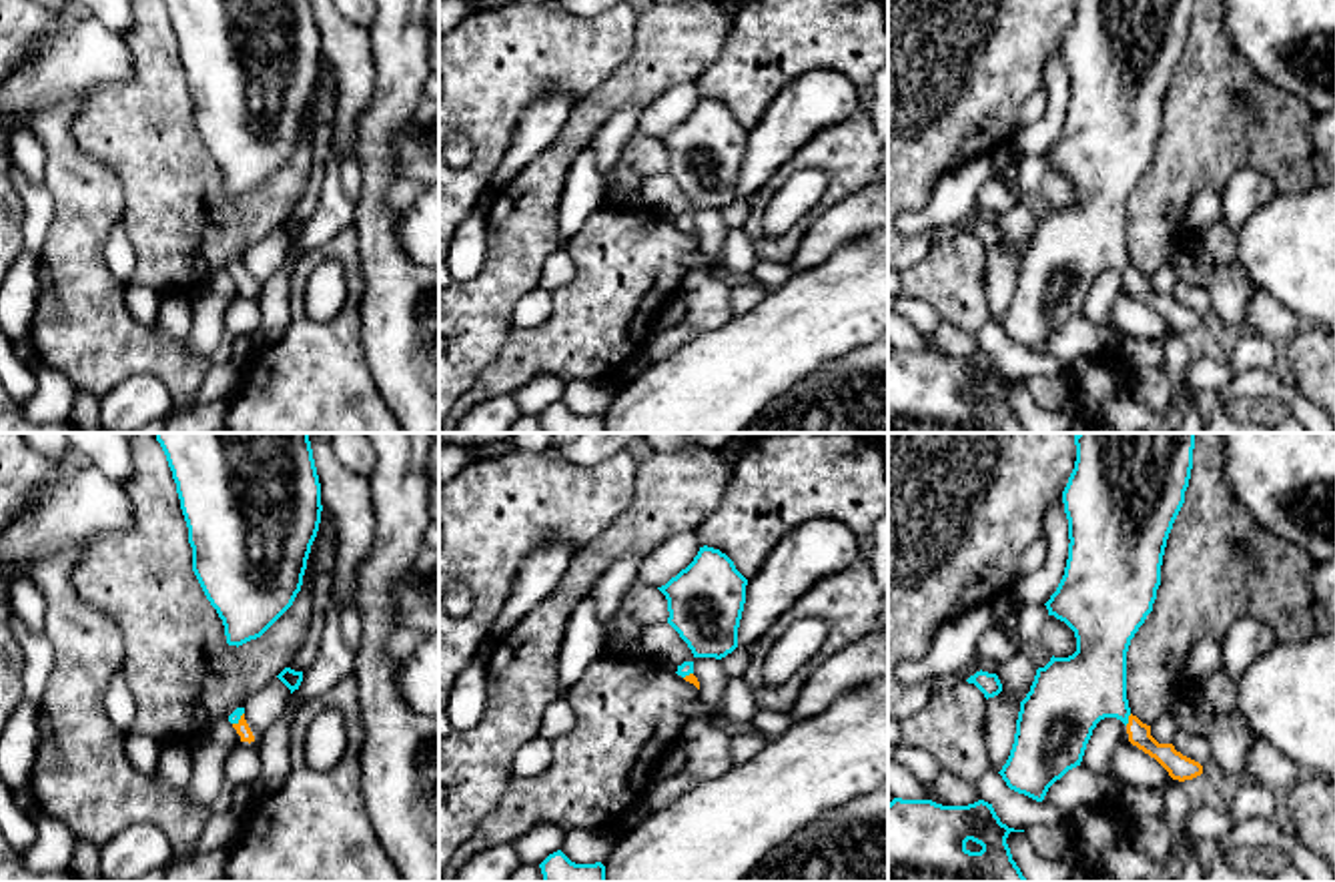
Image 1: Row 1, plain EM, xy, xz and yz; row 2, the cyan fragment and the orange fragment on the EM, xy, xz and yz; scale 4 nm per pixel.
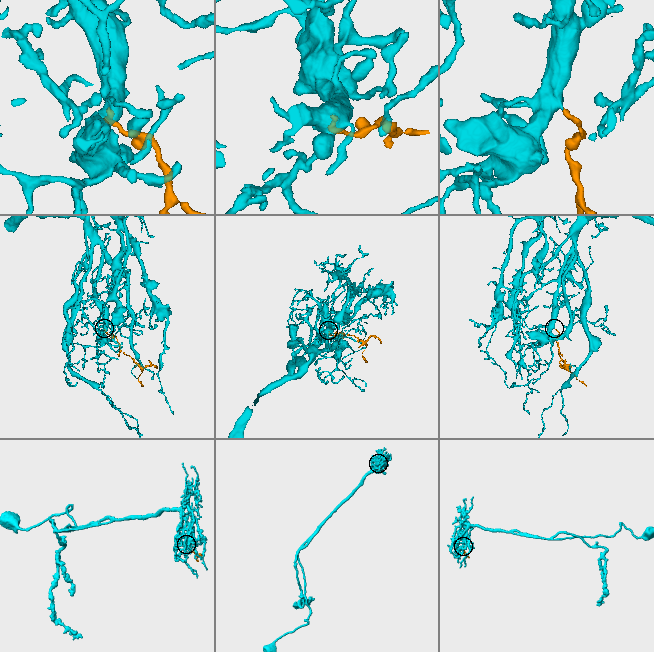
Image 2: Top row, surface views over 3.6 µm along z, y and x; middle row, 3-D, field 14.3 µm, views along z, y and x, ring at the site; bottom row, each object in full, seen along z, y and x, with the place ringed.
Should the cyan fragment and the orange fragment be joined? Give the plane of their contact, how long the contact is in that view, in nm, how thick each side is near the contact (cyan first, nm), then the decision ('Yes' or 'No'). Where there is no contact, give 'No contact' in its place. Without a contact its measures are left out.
Touches cyan in yz. Shared border 50 nm. Thickness 300 nm (cyan) against 100 nm. Yes

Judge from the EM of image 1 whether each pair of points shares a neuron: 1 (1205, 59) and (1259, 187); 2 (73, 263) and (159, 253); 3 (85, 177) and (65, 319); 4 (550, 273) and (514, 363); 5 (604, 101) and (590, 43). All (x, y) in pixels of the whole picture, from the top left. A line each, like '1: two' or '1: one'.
1: two
2: two
3: one
4: two
5: two

